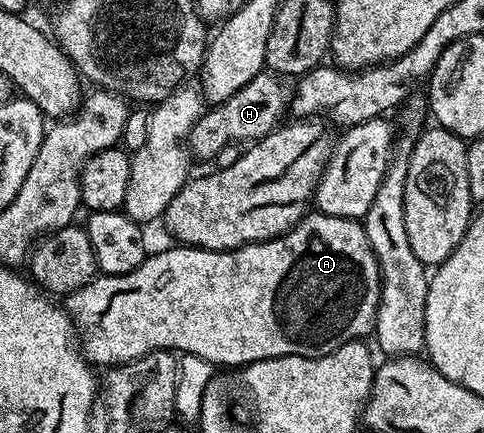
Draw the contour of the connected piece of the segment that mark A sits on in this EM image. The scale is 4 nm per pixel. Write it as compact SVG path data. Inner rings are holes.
M317 210L307 211L306 217L292 230L288 230L282 236L271 240L261 240L255 244L245 244L239 248L229 248L227 252L210 252L206 248L191 248L189 246L173 246L163 252L147 255L144 263L136 266L123 276L95 275L80 290L69 293L65 297L64 307L73 320L77 335L80 337L80 351L91 365L117 366L131 364L142 356L147 356L155 349L173 350L178 354L189 354L204 358L210 364L238 364L245 366L254 364L257 360L271 360L281 356L323 356L332 354L340 346L344 346L353 340L362 340L369 337L374 330L374 319L378 309L380 298L380 270L374 257L372 246L368 242L368 234L365 227L357 220L329 216Z

